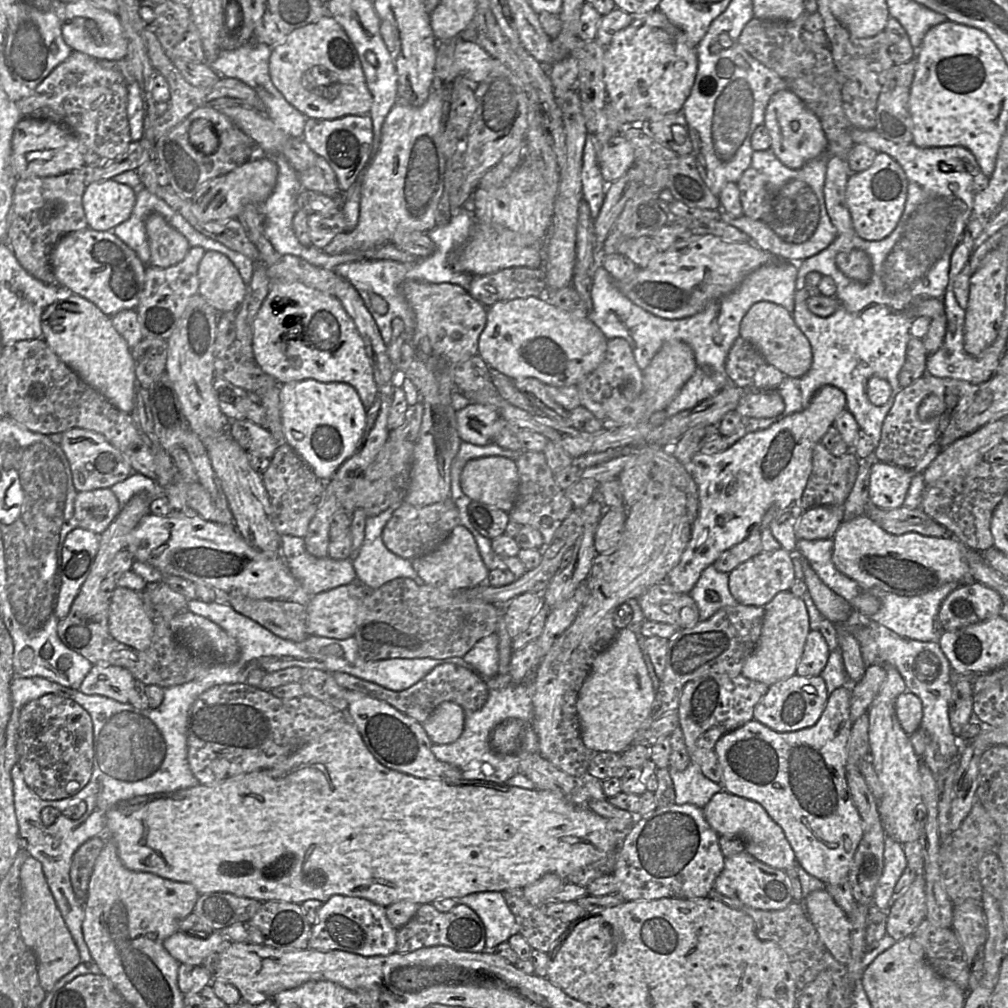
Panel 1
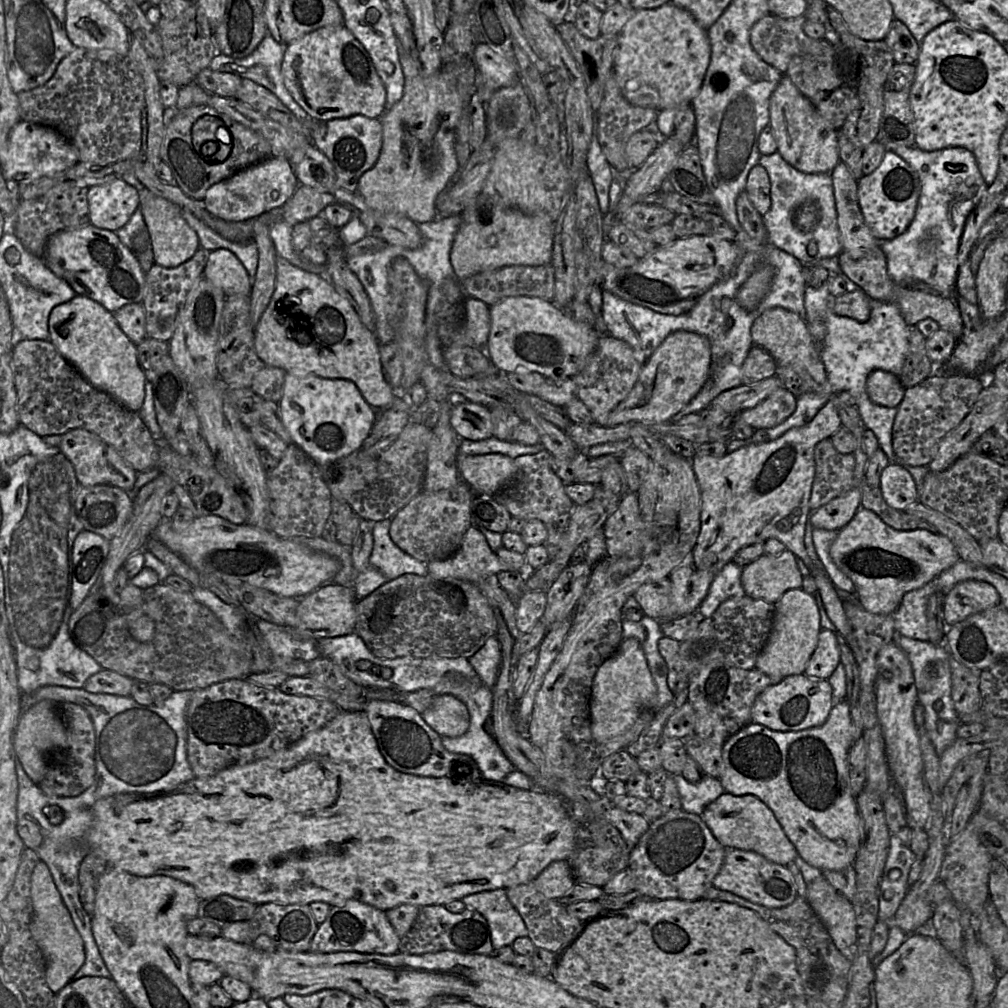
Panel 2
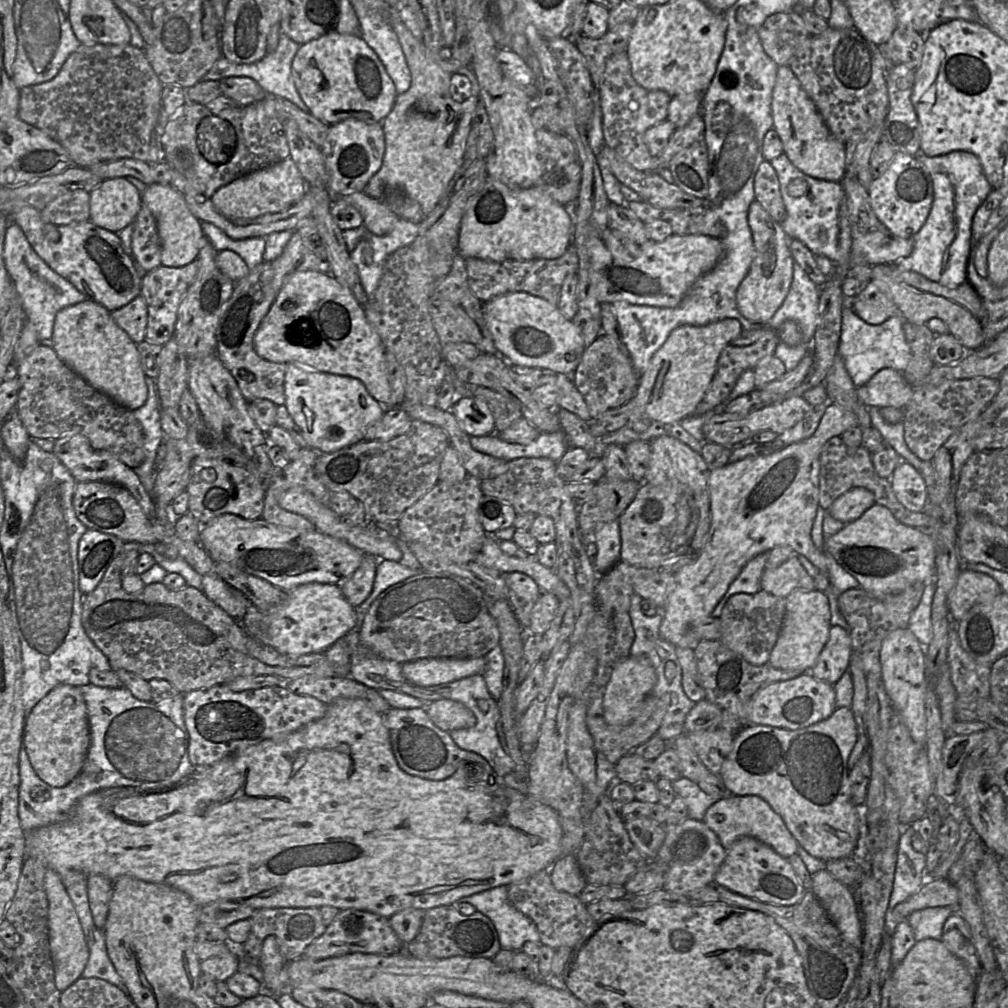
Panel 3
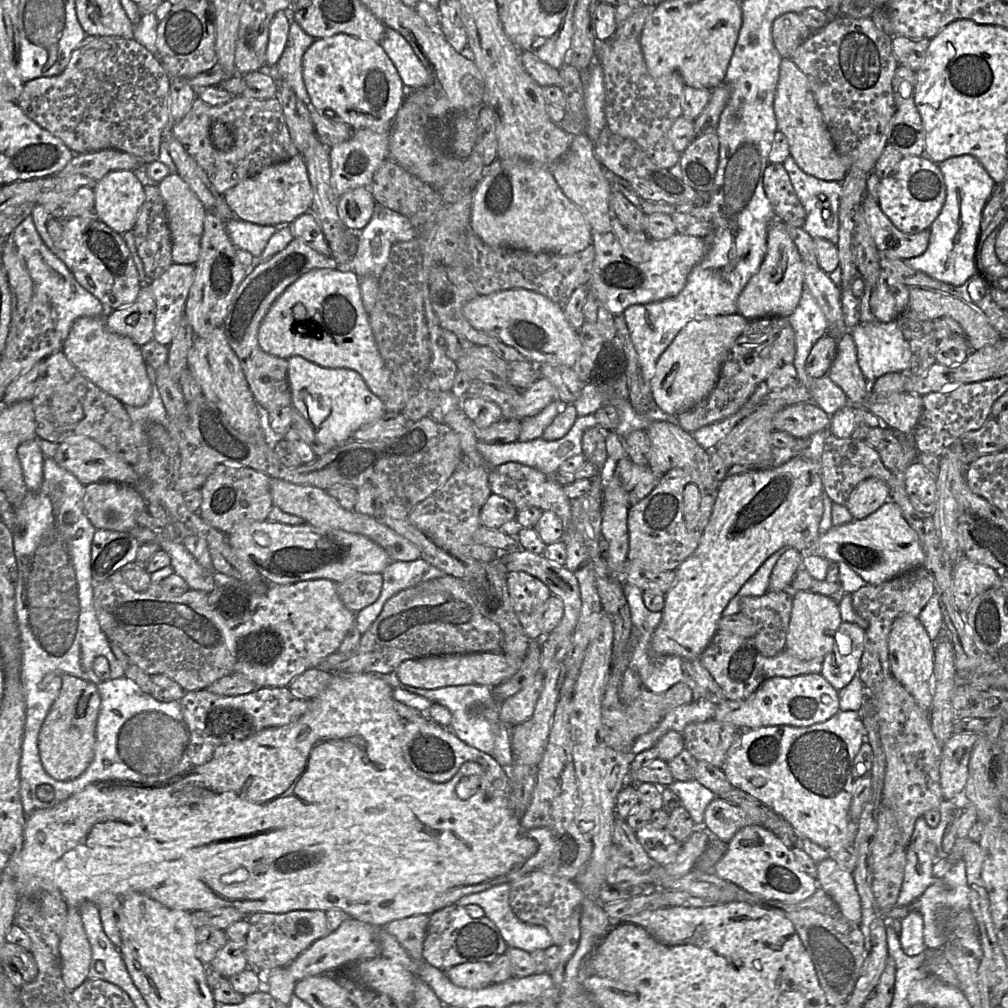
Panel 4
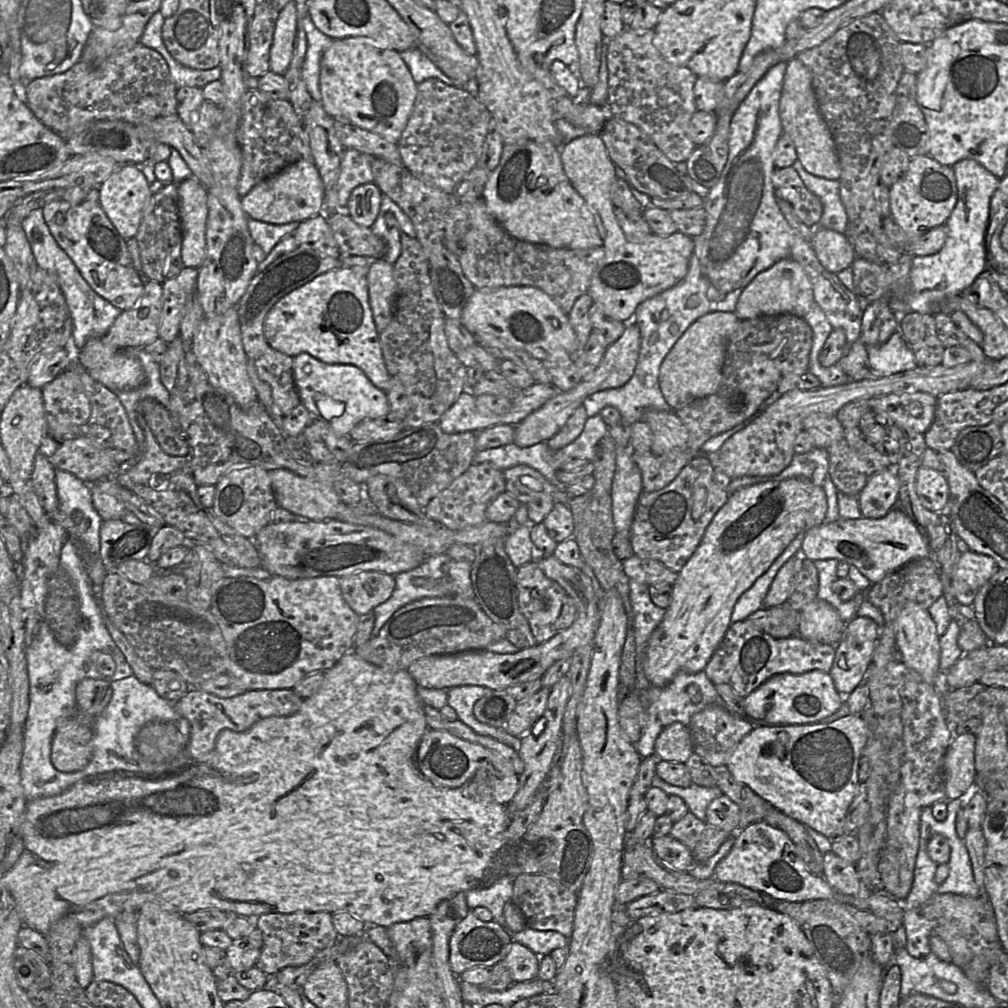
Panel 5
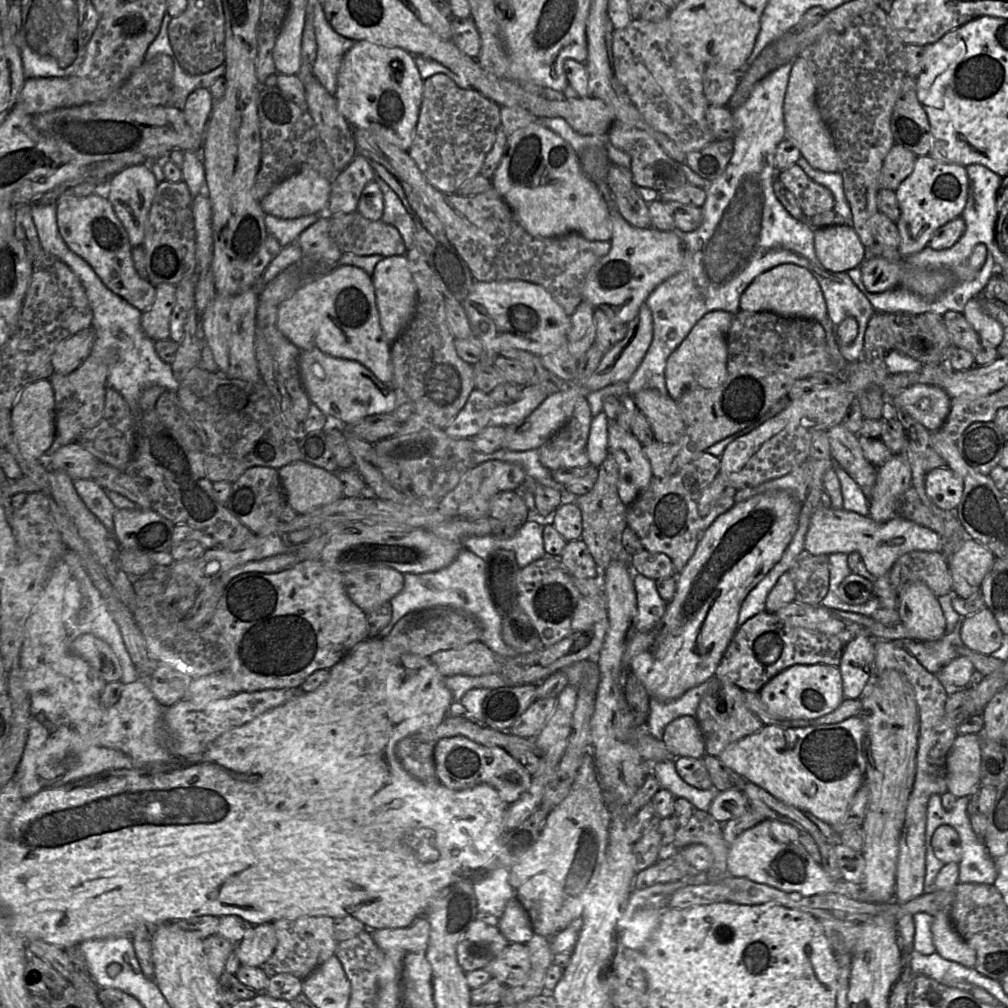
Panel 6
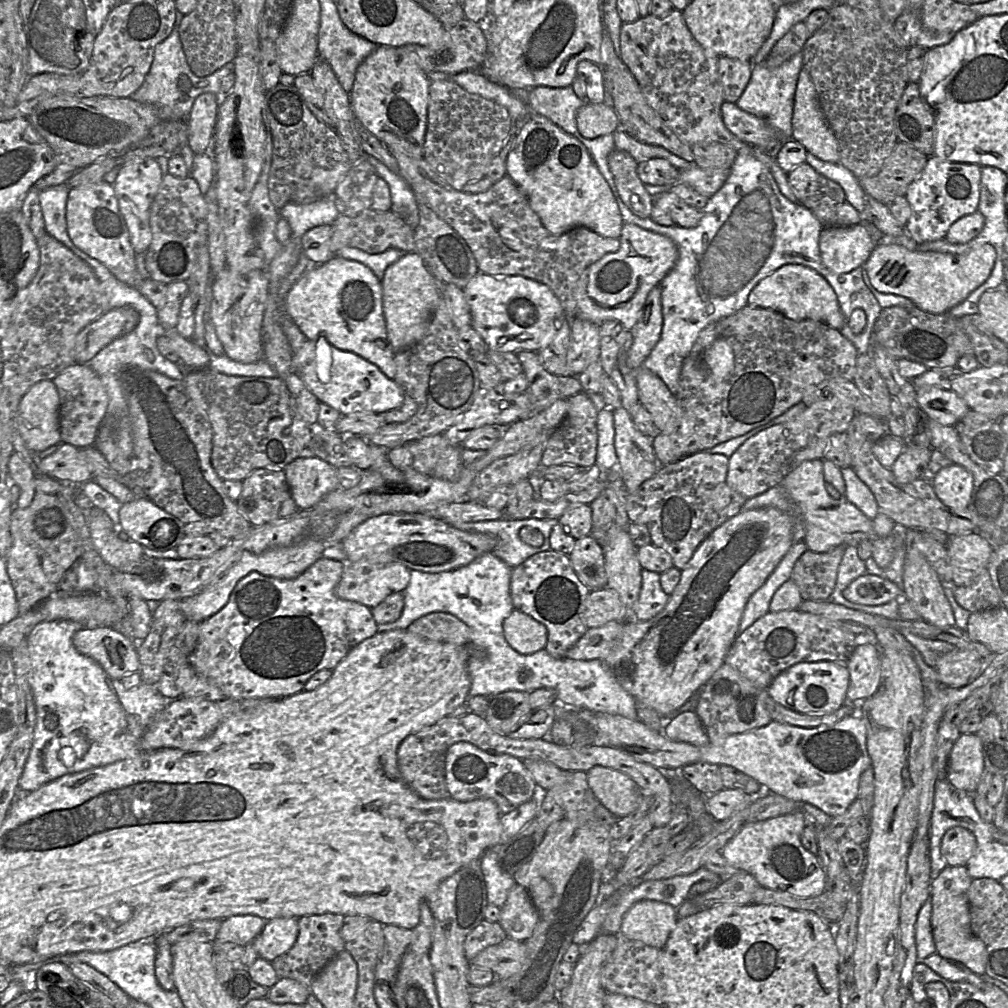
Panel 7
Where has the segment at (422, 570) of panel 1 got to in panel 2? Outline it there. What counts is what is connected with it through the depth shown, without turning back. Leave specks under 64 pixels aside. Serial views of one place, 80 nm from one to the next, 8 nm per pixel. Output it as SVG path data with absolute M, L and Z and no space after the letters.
M475 526L465 532L459 549L452 556L429 562L426 567L427 574L434 578L457 578L473 584L502 571L517 571L524 578L535 571L527 563L519 569L505 563Z

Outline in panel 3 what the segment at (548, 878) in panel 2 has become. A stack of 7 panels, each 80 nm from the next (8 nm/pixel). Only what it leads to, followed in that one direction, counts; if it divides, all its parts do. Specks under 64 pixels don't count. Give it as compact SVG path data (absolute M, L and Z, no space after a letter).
M562 855L549 869L554 888L560 892L578 895L588 884L574 855Z

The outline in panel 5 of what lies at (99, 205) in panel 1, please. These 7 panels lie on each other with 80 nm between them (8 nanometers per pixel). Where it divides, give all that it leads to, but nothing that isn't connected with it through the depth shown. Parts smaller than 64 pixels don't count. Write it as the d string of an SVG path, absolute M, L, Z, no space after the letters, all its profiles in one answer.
M133 164L120 166L98 186L98 190L98 203L119 234L125 240L135 238L150 196L150 182L142 167Z

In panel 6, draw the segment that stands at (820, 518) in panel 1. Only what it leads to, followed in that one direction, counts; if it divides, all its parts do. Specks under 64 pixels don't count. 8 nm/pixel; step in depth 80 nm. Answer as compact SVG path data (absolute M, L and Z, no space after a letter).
M893 455L879 467L877 480L870 496L869 517L885 523L894 517L894 504L910 486L912 470L902 455Z

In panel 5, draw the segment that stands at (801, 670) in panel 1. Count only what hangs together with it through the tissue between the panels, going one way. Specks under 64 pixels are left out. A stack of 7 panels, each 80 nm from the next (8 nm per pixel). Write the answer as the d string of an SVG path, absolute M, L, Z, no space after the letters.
M856 617L845 624L842 637L836 643L836 655L833 666L828 672L841 697L853 692L869 671L881 627L871 617Z

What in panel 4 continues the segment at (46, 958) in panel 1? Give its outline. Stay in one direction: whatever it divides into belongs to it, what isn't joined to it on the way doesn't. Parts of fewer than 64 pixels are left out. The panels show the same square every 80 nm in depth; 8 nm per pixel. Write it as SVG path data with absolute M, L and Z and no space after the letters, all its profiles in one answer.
M68 906L59 952L63 981L68 989L74 990L88 979L92 958L79 908Z

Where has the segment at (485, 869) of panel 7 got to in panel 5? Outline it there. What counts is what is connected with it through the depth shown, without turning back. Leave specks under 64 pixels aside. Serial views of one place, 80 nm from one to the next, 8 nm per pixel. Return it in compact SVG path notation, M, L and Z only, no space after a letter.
M505 875L488 887L469 890L465 893L470 910L476 907L489 909L493 915L493 921L507 929L504 919L504 907L512 899L513 877Z

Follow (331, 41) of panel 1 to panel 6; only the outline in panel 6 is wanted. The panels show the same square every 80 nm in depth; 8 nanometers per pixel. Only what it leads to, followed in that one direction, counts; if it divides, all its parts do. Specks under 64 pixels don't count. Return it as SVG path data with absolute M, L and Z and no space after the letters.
M360 40L342 59L334 97L338 111L352 126L370 131L407 152L419 116L423 82L411 53Z

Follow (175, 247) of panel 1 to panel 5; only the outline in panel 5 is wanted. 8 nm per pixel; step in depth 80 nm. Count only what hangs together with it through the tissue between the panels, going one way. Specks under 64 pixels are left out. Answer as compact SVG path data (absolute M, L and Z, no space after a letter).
M193 176L176 184L182 228L182 262L185 267L198 269L206 257L207 191Z

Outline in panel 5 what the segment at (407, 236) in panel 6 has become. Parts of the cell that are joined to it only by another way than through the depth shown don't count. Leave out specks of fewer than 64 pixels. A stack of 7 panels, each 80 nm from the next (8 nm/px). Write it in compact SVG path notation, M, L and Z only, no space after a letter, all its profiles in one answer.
M383 194L379 214L370 229L385 240L387 252L382 260L391 264L400 255L402 237L415 237L415 229L409 217L391 198Z

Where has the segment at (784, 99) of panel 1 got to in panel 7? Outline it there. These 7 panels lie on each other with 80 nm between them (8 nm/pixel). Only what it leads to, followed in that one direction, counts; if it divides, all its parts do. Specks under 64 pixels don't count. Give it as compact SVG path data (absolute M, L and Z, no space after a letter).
M804 68L800 71L795 91L791 139L801 143L809 153L821 160L839 163L838 142L821 109L814 82Z

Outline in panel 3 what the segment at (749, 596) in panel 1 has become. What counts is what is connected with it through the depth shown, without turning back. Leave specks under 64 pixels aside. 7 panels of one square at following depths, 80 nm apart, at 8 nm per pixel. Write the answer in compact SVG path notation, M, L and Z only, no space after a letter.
M796 554L777 568L766 568L760 584L762 591L781 598L786 598L796 589L816 590L814 578L804 569Z

